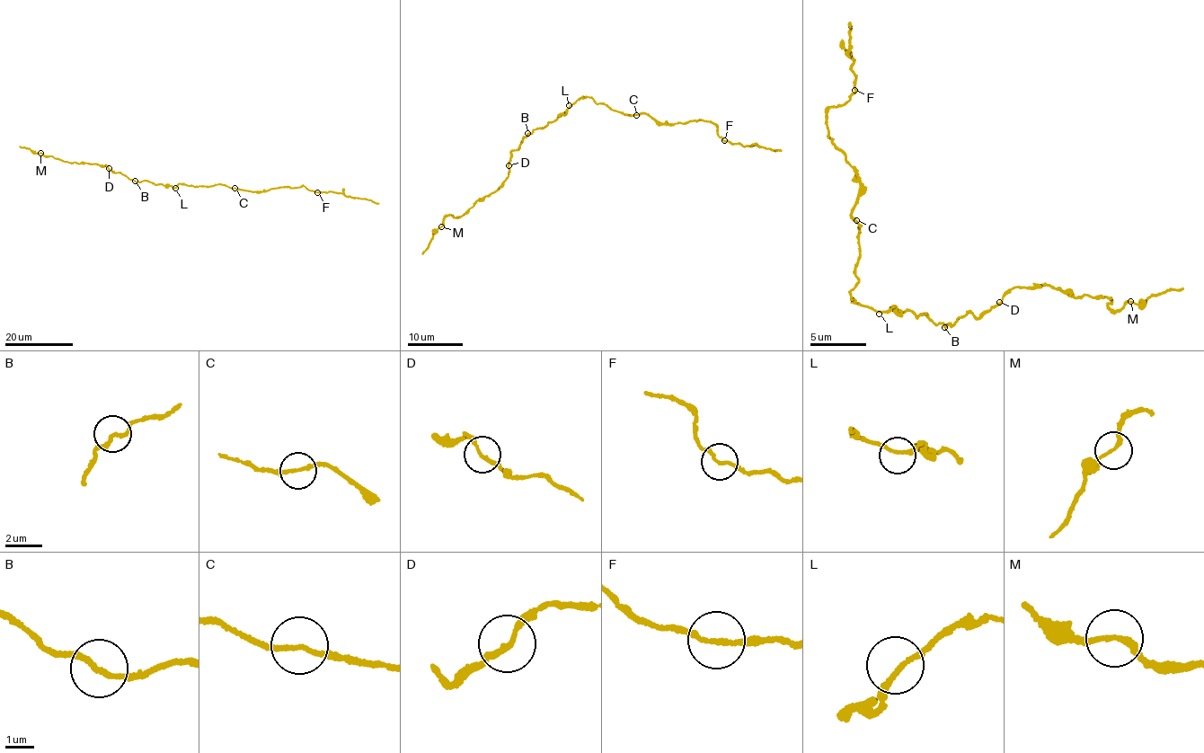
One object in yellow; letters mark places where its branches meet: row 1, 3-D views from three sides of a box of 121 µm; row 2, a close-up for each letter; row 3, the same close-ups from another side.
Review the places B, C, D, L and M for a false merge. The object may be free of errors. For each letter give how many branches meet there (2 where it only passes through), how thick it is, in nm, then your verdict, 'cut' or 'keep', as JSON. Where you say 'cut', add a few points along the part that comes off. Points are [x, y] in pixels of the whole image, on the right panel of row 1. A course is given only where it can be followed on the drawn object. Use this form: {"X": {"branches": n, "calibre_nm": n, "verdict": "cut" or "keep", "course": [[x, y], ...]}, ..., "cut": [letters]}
{"B": {"branches": 2, "calibre_nm": 170, "verdict": "keep"}, "C": {"branches": 2, "calibre_nm": 150, "verdict": "keep"}, "D": {"branches": 2, "calibre_nm": 140, "verdict": "keep"}, "L": {"branches": 2, "calibre_nm": 170, "verdict": "keep"}, "M": {"branches": 2, "calibre_nm": 150, "verdict": "keep"}, "cut": []}

